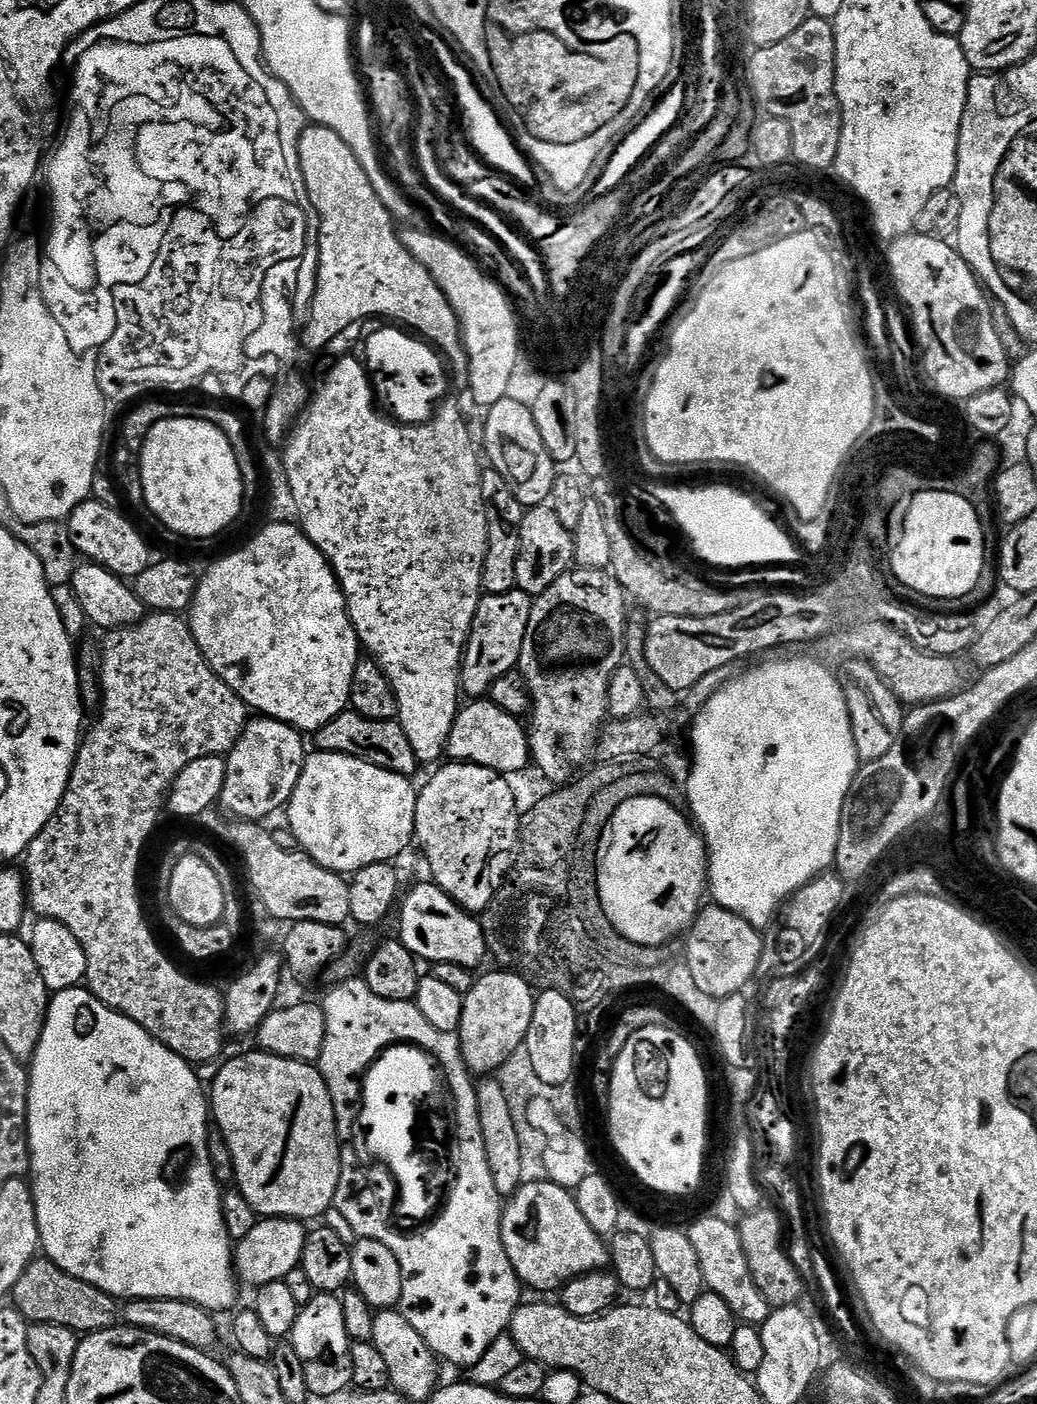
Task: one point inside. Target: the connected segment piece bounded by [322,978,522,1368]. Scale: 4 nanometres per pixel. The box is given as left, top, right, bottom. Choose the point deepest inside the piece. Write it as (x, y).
(459, 1291)

